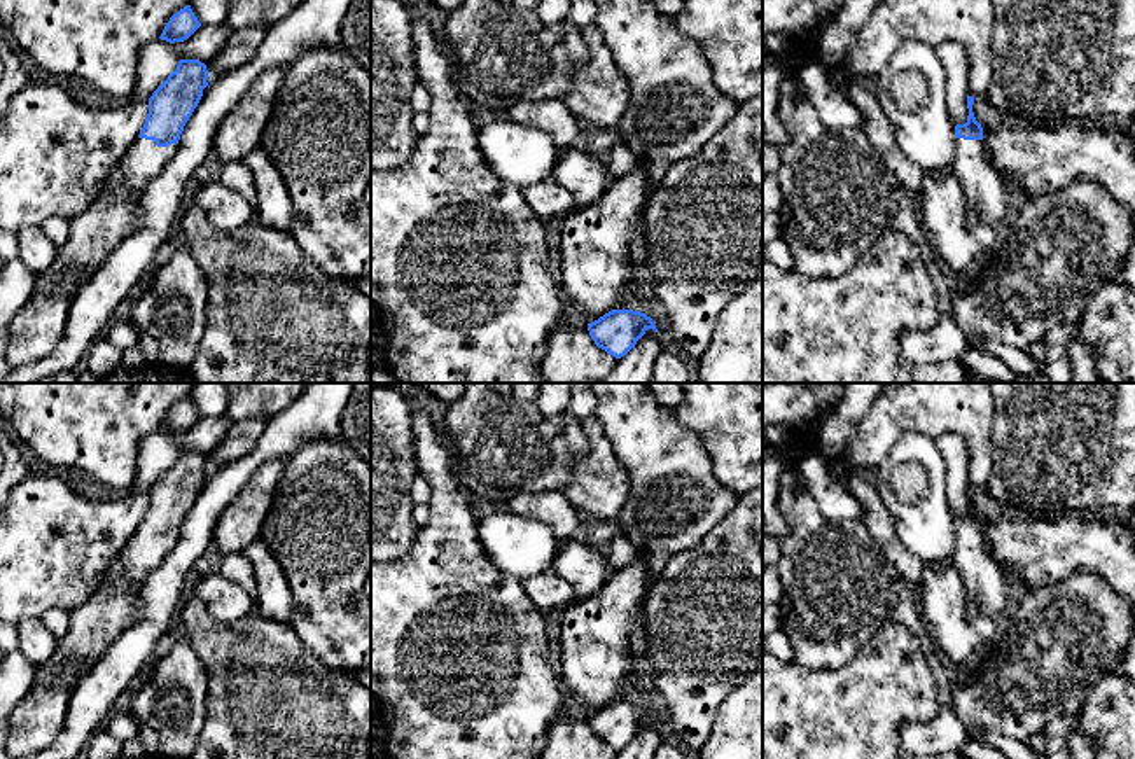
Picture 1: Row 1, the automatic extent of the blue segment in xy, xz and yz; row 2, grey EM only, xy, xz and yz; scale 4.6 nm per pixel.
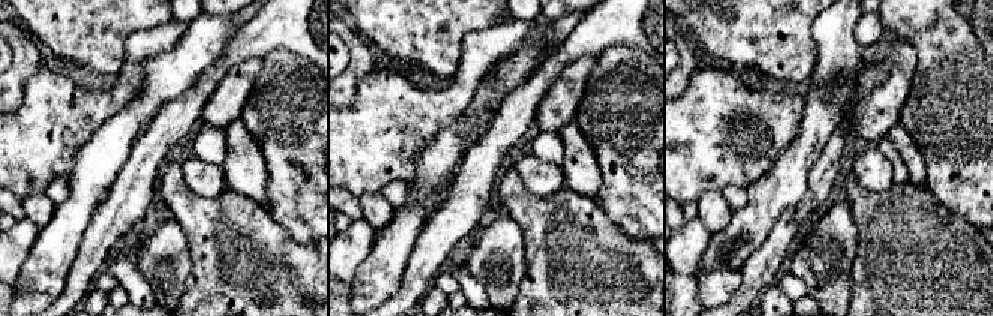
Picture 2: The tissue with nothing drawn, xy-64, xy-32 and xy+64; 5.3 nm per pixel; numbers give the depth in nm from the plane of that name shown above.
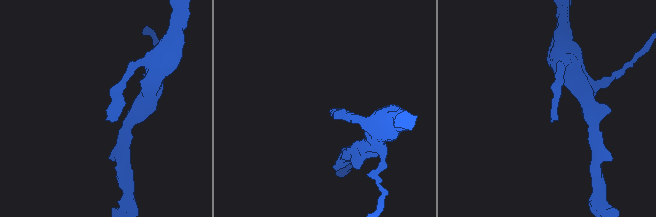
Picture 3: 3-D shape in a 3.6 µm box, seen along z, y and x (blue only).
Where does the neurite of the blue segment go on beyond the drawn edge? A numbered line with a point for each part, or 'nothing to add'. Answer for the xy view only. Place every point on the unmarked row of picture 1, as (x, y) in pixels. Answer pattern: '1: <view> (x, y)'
1: xy (97, 623)

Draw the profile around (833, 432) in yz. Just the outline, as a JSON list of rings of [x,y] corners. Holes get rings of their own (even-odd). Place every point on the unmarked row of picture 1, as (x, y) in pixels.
[[[846,383],[841,402],[817,421],[817,451],[827,463],[843,455],[881,390],[883,383]]]

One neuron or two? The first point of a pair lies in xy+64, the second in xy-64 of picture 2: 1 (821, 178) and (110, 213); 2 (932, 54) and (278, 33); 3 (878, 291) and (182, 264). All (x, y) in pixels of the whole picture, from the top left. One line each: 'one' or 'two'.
1: one
2: two
3: two

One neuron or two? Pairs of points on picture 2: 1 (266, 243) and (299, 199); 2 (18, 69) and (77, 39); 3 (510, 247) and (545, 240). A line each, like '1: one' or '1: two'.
1: two
2: two
3: two

